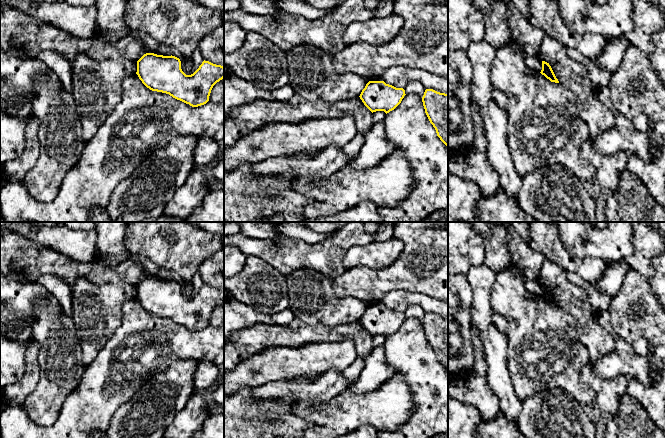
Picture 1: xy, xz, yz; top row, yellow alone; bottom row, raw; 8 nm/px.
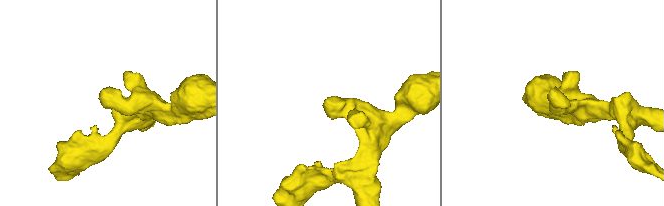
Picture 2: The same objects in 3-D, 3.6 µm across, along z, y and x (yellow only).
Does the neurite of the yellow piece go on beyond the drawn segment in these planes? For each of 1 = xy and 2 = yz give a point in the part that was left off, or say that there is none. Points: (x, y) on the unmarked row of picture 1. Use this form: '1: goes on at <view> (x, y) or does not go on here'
1: does not go on here
2: does not go on here

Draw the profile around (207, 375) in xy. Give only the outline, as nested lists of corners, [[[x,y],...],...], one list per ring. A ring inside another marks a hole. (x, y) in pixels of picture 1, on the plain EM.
[[[204,360],[199,361],[194,373],[194,390],[203,393],[216,386],[221,379],[222,376],[216,364]]]

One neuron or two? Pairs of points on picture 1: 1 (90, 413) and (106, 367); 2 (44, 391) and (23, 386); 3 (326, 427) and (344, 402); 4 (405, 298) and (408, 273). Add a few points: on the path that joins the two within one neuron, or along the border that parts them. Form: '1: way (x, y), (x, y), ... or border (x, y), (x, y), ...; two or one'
1: way (93, 402), (100, 393), (100, 386), (105, 378); one
2: border (39, 366), (39, 382), (25, 400); two
3: way (332, 421), (344, 408); one
4: border (429, 295), (405, 290), (391, 290), (383, 296); two

